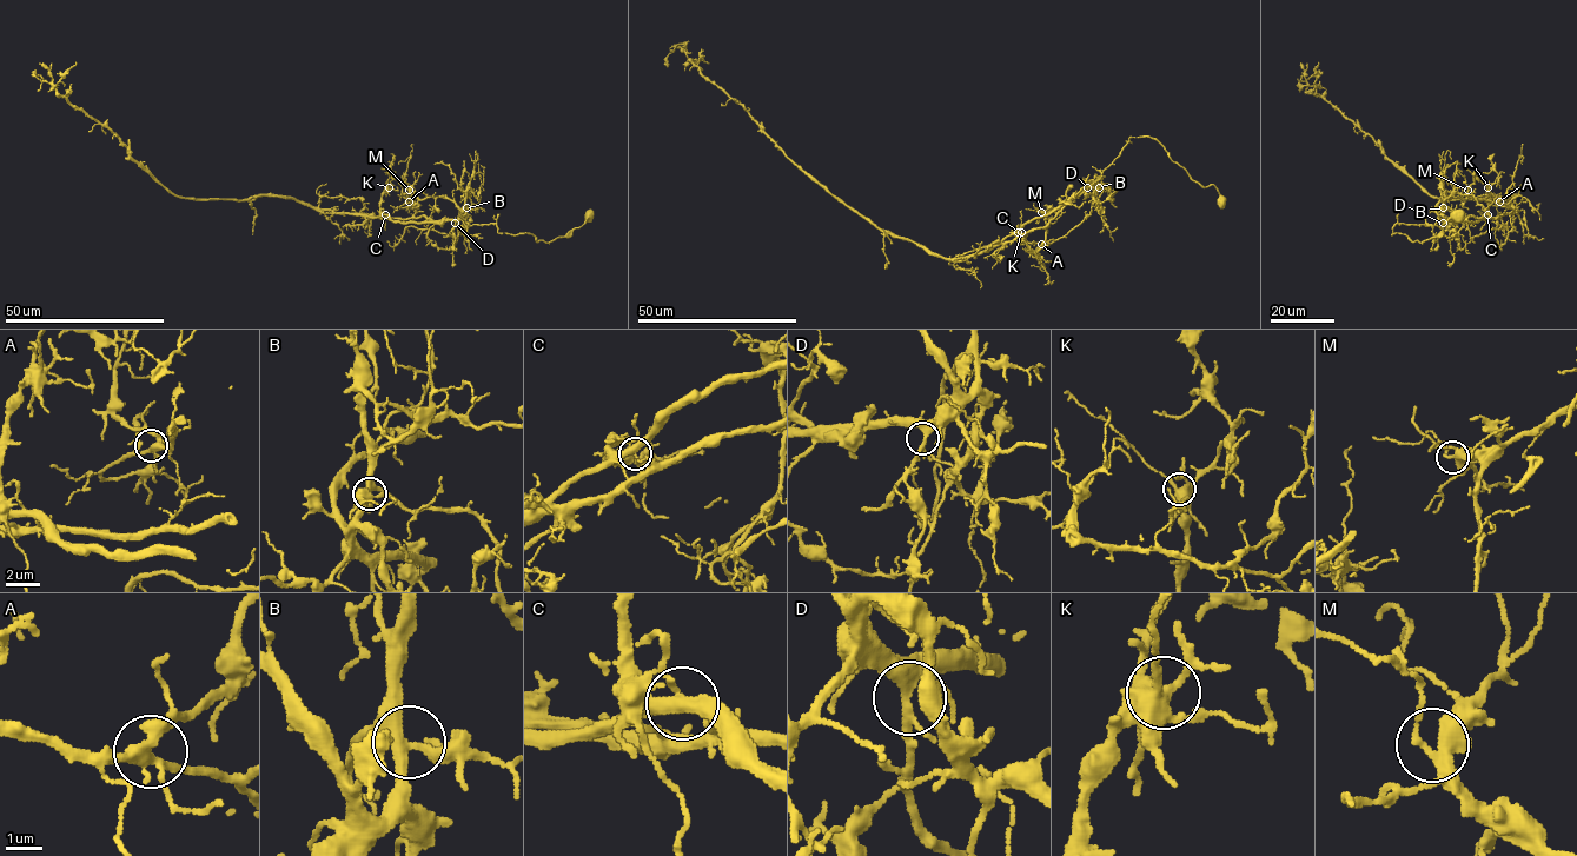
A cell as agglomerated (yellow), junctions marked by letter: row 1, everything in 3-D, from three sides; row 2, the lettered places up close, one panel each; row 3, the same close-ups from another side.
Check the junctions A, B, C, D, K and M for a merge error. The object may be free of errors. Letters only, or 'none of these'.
C

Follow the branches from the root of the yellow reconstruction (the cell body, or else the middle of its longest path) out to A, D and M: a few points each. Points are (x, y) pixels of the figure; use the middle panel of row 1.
A: (1221, 201), (1213, 185), (1193, 180), (1157, 139), (1131, 137), (1094, 181), (1046, 216), (1041, 244)
D: (1221, 201), (1213, 185), (1203, 187), (1193, 180), (1157, 139), (1148, 137), (1131, 137), (1121, 153), (1087, 187)
M: (1221, 201), (1213, 185), (1203, 187), (1193, 180), (1157, 139), (1139, 137), (1128, 139), (1094, 181), (1041, 212)

